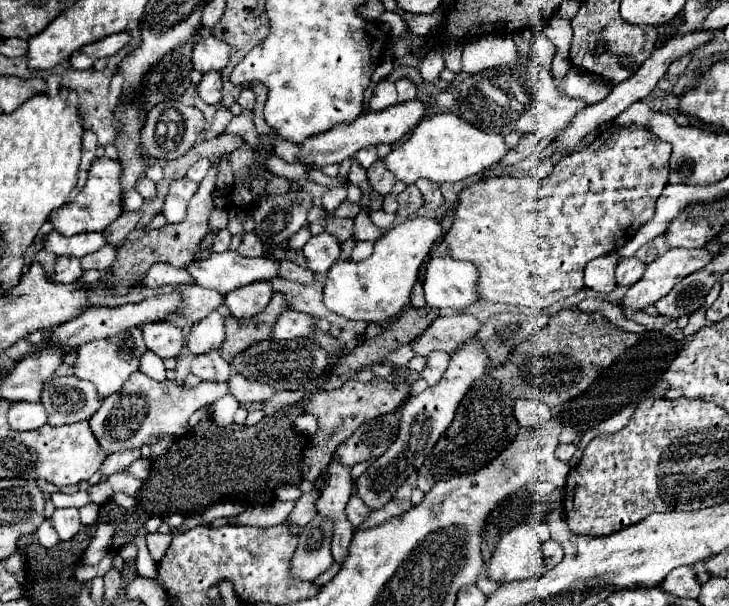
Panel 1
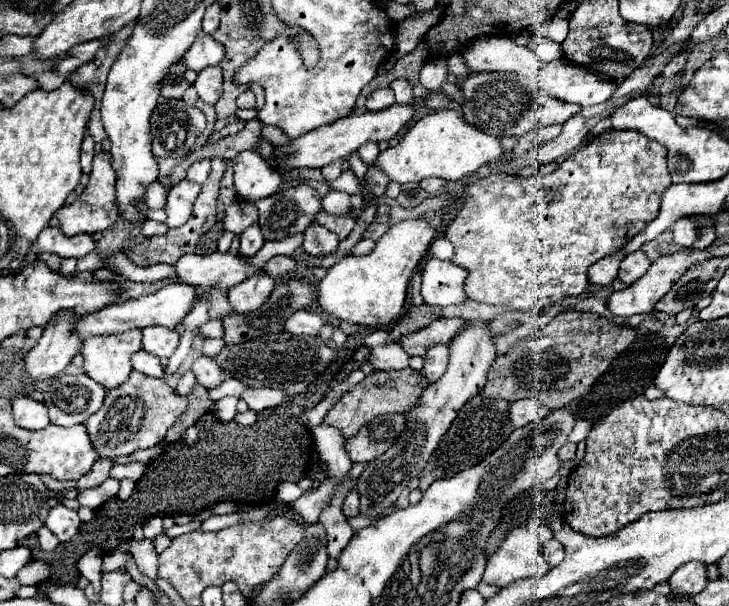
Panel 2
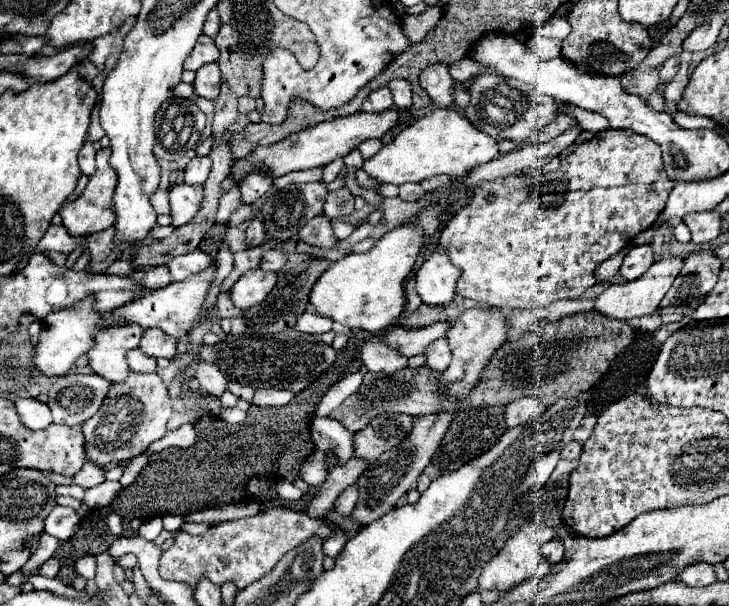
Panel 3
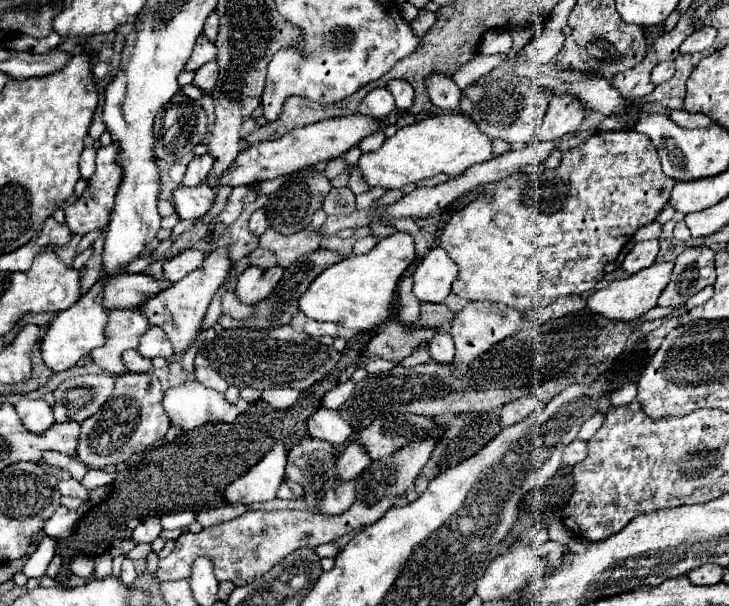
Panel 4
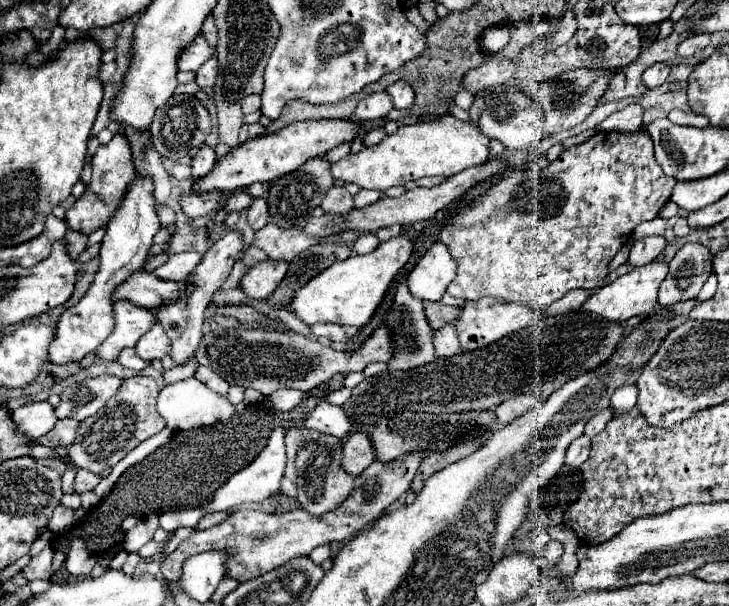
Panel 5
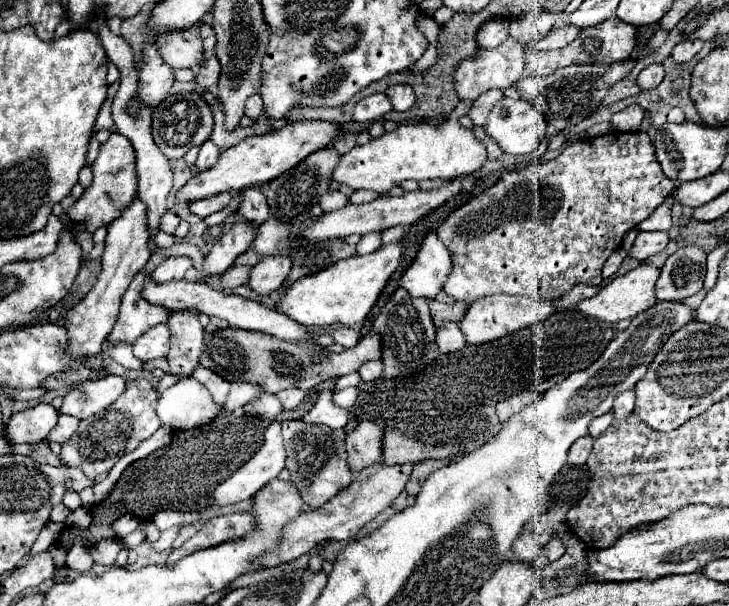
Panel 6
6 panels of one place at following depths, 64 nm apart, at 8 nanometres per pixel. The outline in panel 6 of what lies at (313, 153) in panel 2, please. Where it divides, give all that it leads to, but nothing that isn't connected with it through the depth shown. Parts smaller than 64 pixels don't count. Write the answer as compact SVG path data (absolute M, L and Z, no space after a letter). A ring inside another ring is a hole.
M302 120L302 122L292 122L286 124L280 130L262 134L262 136L250 136L248 140L242 140L240 144L224 150L208 172L202 172L194 176L186 186L178 190L178 200L180 202L192 202L198 198L208 198L220 192L238 192L250 186L258 186L264 182L272 182L276 176L288 172L288 168L294 168L304 160L308 154L332 146L338 138L342 136L342 128L336 122L322 122L322 120Z

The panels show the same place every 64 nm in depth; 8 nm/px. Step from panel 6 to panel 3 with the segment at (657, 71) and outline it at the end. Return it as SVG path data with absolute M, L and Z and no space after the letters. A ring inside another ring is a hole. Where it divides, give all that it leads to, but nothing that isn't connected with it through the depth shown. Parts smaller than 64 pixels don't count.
M678 56L668 58L668 60L660 66L660 80L662 80L662 82L670 82L670 80L676 76L678 66L680 66L680 58L678 58Z

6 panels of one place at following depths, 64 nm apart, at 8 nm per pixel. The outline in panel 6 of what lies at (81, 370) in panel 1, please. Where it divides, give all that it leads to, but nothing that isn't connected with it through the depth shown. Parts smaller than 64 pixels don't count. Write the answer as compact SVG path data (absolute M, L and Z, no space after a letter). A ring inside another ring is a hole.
M138 272L134 276L130 288L122 296L116 328L108 334L108 340L106 340L108 344L120 344L120 342L134 344L136 338L142 336L146 330L168 320L168 316L170 316L168 310L164 310L162 306L148 304L146 300L140 298L144 278L146 278L146 274Z

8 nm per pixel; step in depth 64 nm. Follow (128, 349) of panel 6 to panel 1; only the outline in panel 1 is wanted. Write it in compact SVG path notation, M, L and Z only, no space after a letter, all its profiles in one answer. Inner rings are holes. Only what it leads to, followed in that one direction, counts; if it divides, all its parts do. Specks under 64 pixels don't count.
M146 352L146 354L142 356L140 370L142 370L146 376L158 380L158 382L166 380L166 368L164 368L164 362L162 362L162 358L156 356L154 352Z

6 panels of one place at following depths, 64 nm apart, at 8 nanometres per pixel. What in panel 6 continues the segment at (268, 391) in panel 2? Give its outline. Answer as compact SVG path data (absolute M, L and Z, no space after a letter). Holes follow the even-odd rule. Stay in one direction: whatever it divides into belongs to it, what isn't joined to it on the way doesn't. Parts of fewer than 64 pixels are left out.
M298 388L280 390L276 396L278 396L278 400L282 402L282 406L284 406L284 408L288 408L288 410L296 408L296 406L304 400L304 392Z

